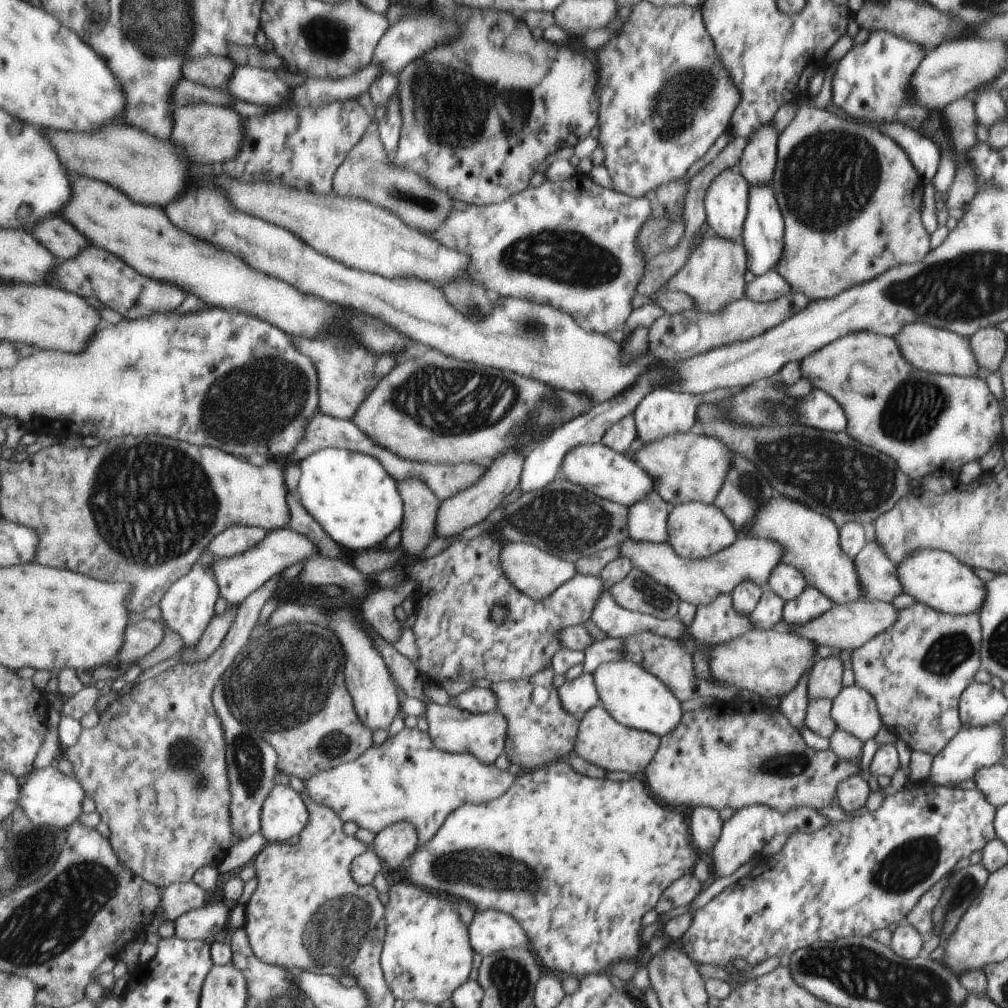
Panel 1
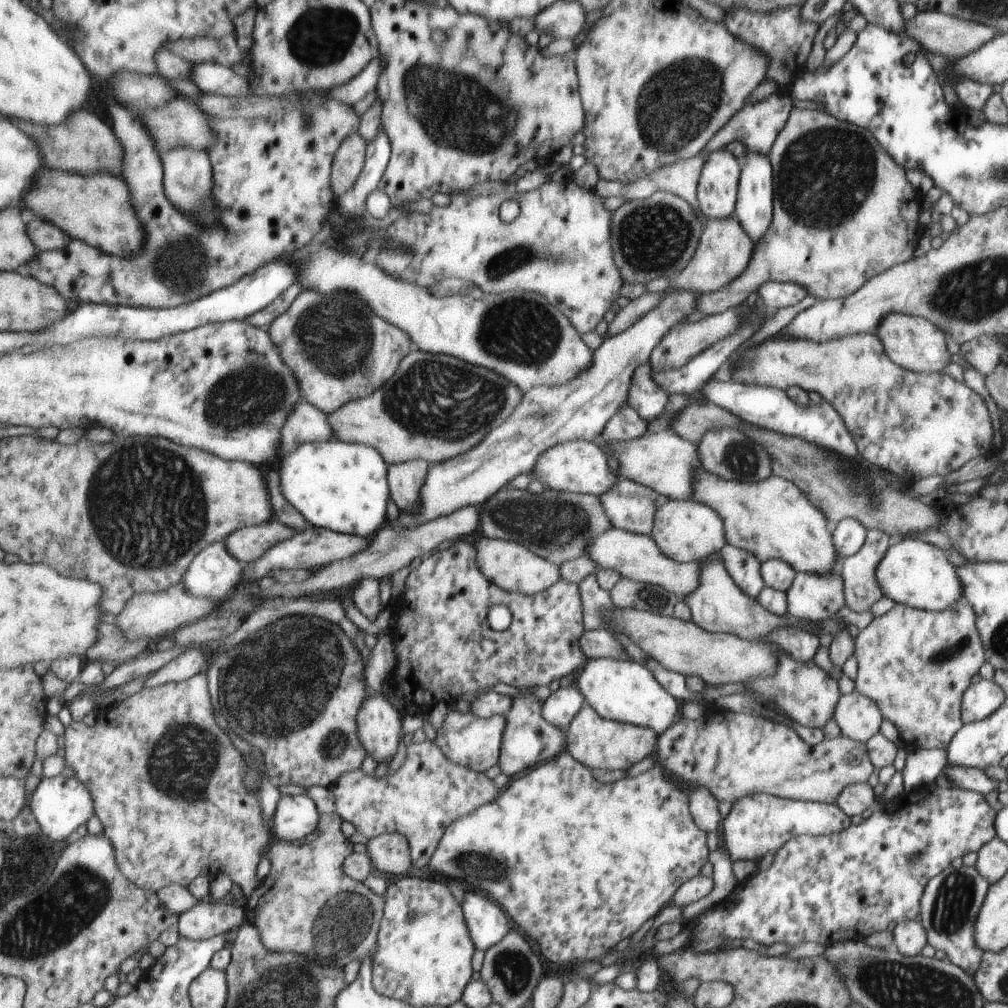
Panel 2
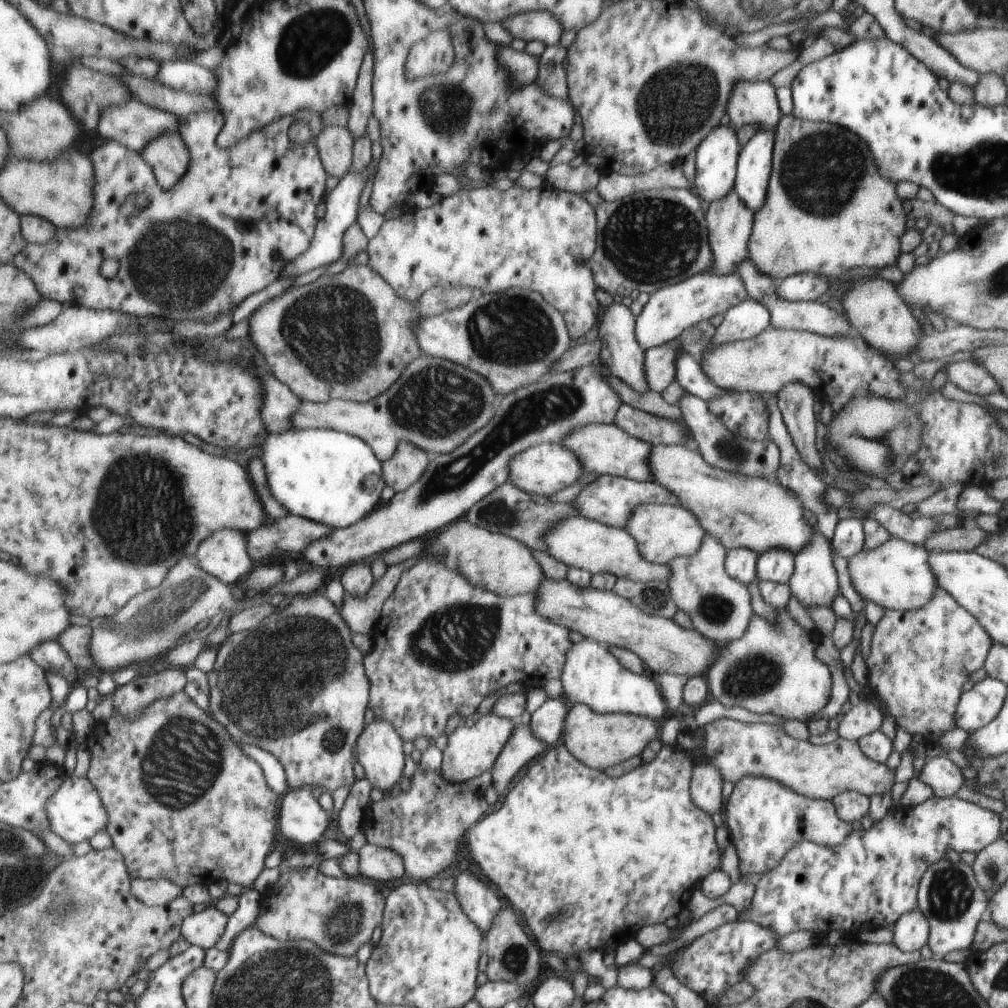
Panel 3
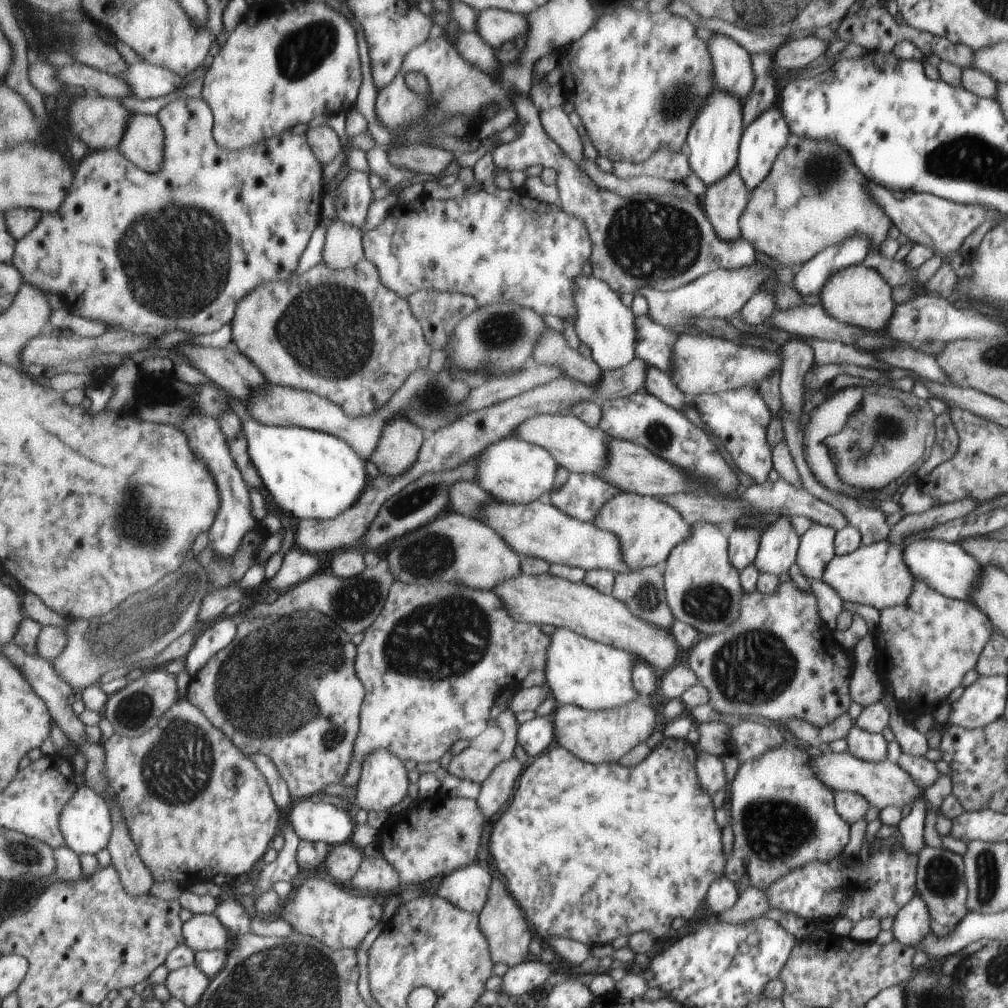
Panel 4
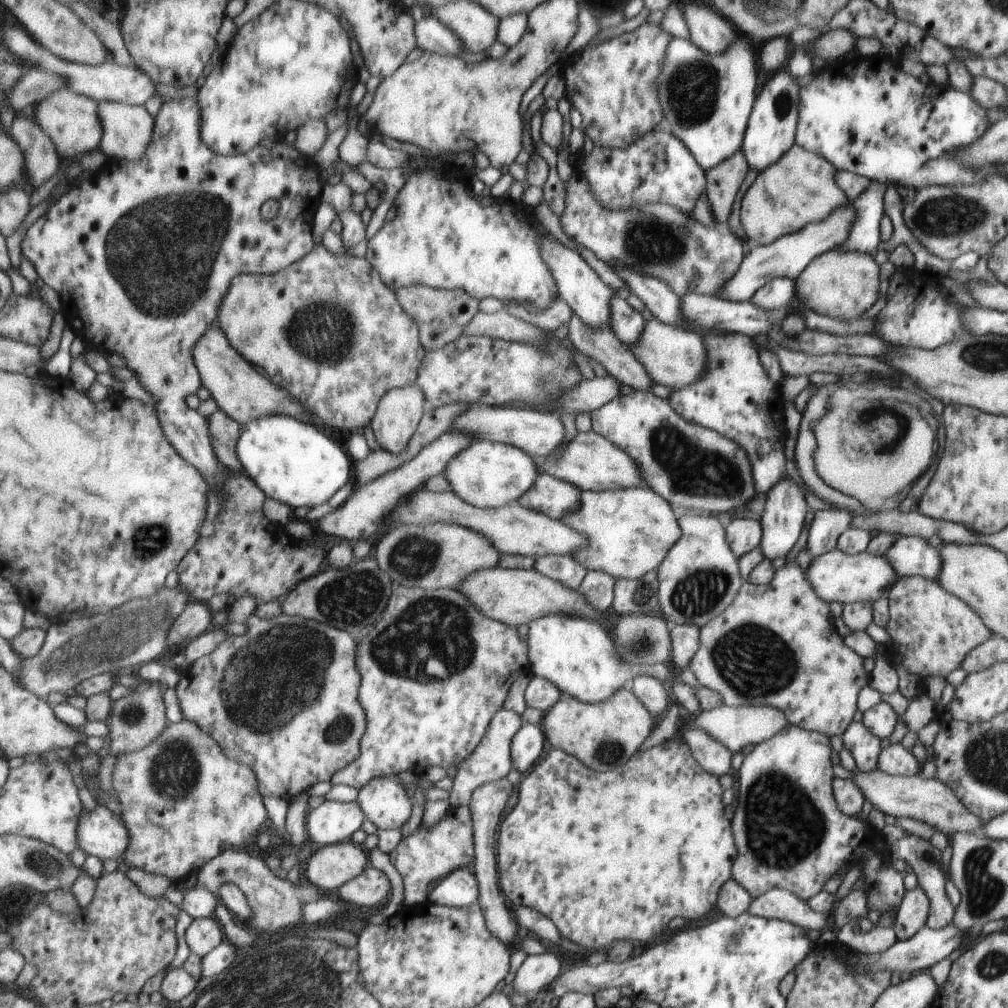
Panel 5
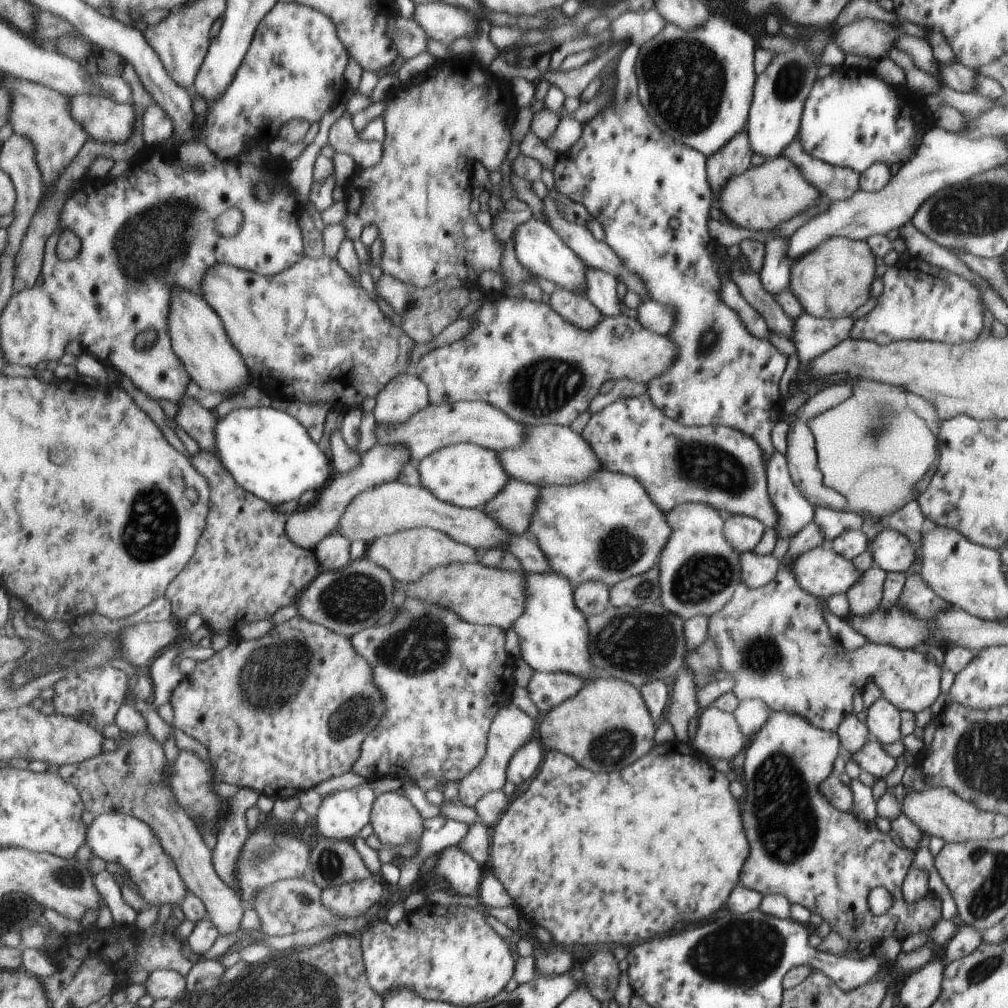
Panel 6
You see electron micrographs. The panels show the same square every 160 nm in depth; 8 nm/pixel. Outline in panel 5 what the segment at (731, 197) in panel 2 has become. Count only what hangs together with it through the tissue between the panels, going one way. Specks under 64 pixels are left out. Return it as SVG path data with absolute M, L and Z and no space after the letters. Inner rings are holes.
M739 34L722 54L708 54L690 40L672 37L664 58L666 62L662 64L660 70L662 74L658 74L658 98L662 98L664 123L673 135L685 143L697 159L698 166L701 166L706 173L722 162L728 161L740 150L746 124L749 124L748 116L752 116L750 110L754 104L758 74L754 50L748 41L750 40Z

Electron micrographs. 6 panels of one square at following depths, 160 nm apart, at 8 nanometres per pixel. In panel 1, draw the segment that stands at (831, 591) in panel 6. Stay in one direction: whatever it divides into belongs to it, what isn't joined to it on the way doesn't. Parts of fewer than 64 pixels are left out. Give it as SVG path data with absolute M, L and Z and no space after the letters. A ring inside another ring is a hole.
M916 549L896 565L903 592L934 610L953 615L978 612L985 600L985 584L953 554L936 549Z

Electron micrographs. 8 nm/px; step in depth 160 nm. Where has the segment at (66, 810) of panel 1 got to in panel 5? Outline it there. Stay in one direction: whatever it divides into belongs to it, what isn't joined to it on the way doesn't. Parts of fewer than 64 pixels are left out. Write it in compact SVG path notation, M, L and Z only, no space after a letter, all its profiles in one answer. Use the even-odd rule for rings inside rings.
M99 805L92 812L82 812L78 840L79 846L90 856L119 860L130 847L130 831L122 815Z

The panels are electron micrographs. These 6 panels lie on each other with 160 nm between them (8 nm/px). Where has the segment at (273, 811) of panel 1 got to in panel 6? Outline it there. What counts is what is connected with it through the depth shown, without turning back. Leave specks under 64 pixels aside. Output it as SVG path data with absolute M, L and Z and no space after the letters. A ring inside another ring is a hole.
M368 782L327 796L316 819L318 830L328 839L354 840L371 822L375 800Z

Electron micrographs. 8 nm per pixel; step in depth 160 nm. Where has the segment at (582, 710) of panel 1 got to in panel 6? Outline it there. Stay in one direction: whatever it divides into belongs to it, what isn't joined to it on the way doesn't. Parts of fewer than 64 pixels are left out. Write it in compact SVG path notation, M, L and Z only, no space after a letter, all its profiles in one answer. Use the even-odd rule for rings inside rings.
M535 739L515 754L508 767L508 780L515 787L536 775L540 762L543 762L542 748L541 742Z

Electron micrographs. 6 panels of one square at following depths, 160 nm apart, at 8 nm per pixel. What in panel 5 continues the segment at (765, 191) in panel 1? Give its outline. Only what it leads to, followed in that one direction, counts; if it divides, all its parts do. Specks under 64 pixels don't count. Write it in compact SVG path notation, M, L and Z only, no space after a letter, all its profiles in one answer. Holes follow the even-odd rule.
M778 70L764 82L758 100L754 102L749 130L746 130L745 142L742 144L742 154L748 162L749 170L756 170L758 174L764 172L796 144L800 90L796 78L788 70Z

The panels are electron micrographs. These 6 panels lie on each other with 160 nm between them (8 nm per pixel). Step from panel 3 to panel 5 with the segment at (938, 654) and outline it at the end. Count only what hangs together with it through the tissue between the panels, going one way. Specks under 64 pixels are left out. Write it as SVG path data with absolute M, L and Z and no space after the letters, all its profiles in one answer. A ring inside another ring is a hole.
M922 576L900 577L896 585L888 592L889 620L886 631L892 638L889 648L889 658L893 662L898 656L902 656L901 667L909 674L919 675L926 680L926 676L942 676L946 681L948 674L962 666L962 662L969 655L970 650L977 649L992 637L990 628L986 626L981 616L964 602L949 594L936 580L923 578Z

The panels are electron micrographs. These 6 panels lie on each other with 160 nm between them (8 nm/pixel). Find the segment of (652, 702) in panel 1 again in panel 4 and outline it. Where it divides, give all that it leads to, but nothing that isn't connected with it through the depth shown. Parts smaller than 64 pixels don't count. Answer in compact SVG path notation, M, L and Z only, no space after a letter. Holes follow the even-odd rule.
M556 628L548 652L546 652L547 685L554 695L557 705L575 705L584 707L588 711L602 711L626 706L627 702L641 697L633 686L631 667L635 661L636 657L624 650L606 646L606 643L585 638L584 635L576 634L576 632L566 628Z

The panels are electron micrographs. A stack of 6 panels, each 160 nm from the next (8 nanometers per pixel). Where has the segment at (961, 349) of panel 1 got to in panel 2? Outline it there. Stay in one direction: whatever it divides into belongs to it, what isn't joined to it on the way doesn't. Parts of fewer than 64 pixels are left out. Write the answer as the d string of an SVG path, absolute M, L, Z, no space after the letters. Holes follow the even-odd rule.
M893 312L886 315L875 332L886 346L886 354L901 367L918 373L940 373L949 364L951 354L946 350L945 334L927 318Z

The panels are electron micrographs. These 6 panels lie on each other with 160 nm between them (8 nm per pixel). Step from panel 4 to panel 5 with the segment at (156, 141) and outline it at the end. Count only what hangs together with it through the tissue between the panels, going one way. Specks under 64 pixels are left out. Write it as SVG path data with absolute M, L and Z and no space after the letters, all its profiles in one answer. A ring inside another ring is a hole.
M100 101L100 118L104 124L104 142L101 151L111 160L142 160L157 134L157 119L147 106L127 103Z

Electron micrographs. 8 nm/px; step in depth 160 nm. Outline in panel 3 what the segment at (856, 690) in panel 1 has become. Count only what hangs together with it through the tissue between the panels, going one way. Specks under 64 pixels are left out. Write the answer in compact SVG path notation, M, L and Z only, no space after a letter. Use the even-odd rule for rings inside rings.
M861 700L856 706L840 716L839 726L836 734L848 741L858 741L874 730L880 728L882 724L882 712L875 705L866 700Z

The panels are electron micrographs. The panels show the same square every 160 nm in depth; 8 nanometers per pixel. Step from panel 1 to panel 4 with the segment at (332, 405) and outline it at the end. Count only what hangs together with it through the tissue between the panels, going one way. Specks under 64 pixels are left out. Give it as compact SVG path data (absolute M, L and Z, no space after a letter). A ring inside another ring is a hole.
M367 259L358 262L353 269L334 270L326 262L325 265L321 263L314 269L306 270L304 274L295 274L288 281L268 282L260 286L258 290L250 292L250 296L246 296L238 304L236 318L234 318L232 326L233 344L238 346L244 354L250 356L250 360L254 360L256 366L260 364L260 368L268 376L270 383L288 388L308 390L325 398L330 398L333 402L340 403L340 406L346 410L346 414L350 414L350 416L368 416L368 414L380 410L382 404L386 404L390 400L390 396L393 396L405 385L413 375L414 370L418 368L424 370L424 368L428 367L433 350L430 348L430 344L426 342L424 328L421 327L420 320L410 311L408 300L403 299L400 295L394 294L393 290L386 287L381 281L380 272L377 270L377 267Z

